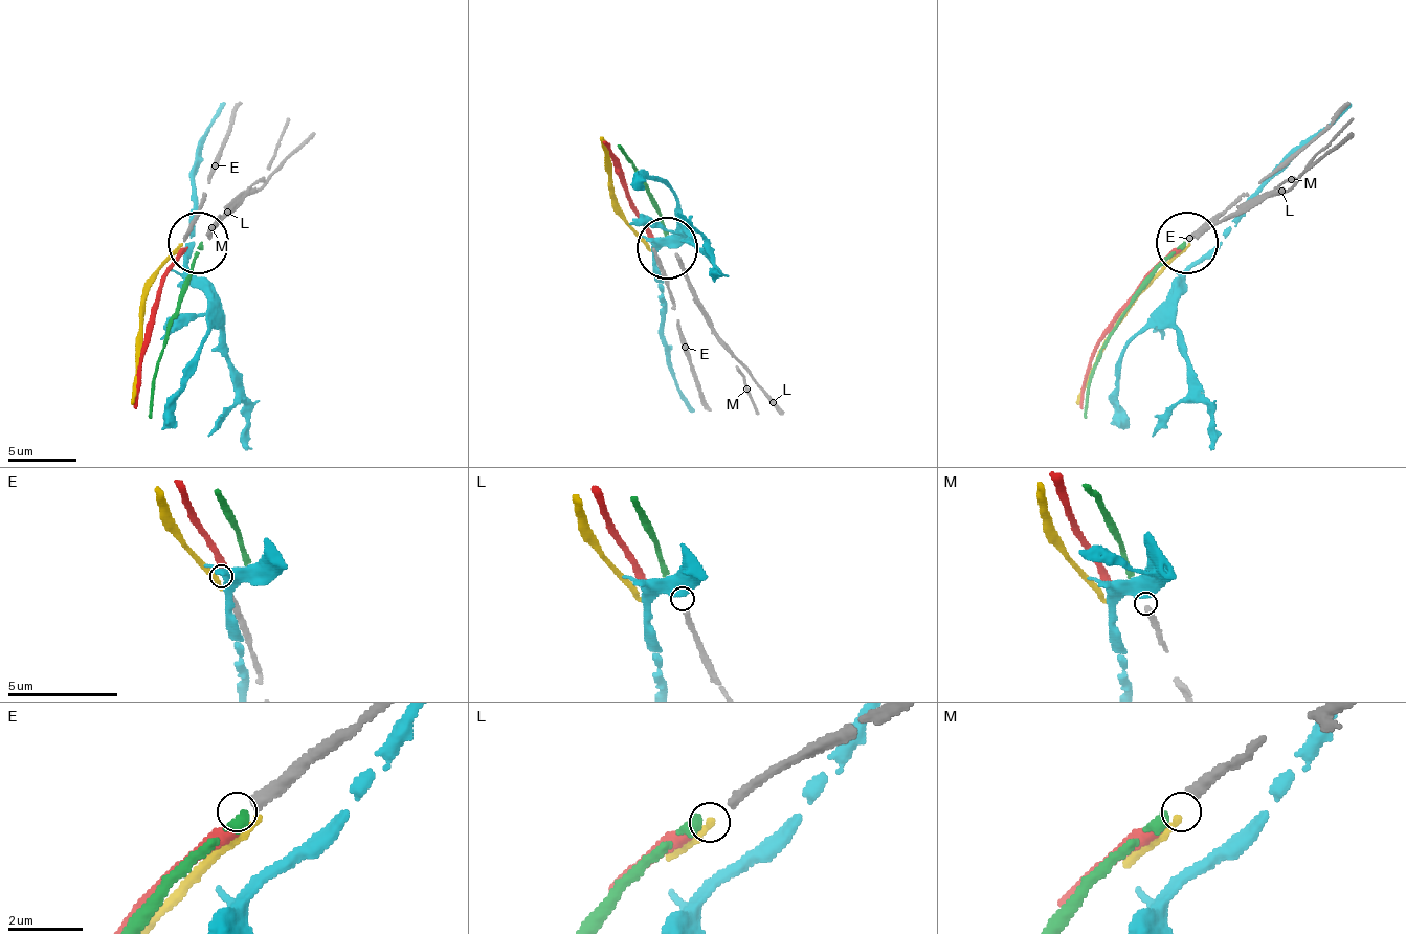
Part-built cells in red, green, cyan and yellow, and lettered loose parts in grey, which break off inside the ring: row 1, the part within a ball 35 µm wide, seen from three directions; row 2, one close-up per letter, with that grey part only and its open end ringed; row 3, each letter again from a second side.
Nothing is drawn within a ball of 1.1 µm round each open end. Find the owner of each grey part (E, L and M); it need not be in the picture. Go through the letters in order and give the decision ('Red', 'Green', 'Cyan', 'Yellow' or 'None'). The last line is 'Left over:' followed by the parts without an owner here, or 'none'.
E: None
L: None
M: Green
Left over: E, L

